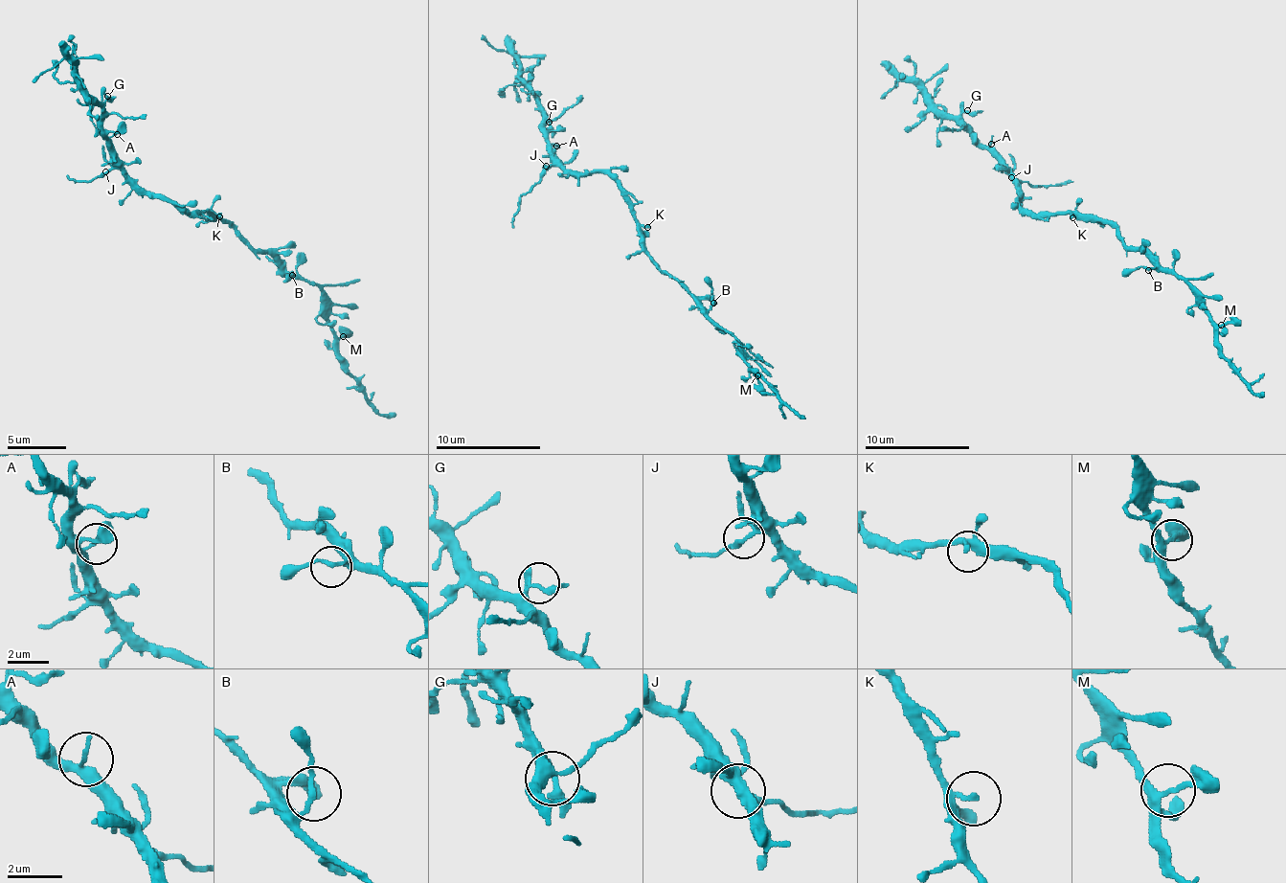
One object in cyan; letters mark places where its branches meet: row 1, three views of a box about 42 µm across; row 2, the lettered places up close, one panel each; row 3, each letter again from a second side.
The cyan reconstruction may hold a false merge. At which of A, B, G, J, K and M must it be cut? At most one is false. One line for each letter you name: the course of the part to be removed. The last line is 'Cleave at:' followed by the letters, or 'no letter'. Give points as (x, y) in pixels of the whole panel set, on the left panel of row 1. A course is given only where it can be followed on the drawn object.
J: course (104, 172), (76, 181), (70, 175)
Cleave at: J

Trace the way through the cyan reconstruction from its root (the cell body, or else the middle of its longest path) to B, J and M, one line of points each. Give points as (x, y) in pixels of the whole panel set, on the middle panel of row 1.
B: (642, 232), (642, 250), (658, 265), (671, 274), (708, 310), (713, 303)
J: (642, 232), (635, 216), (632, 200), (614, 179), (600, 171), (567, 171), (558, 164), (546, 167)
M: (642, 232), (642, 250), (650, 260), (661, 271), (665, 271), (715, 324), (739, 342), (739, 357), (757, 375)

